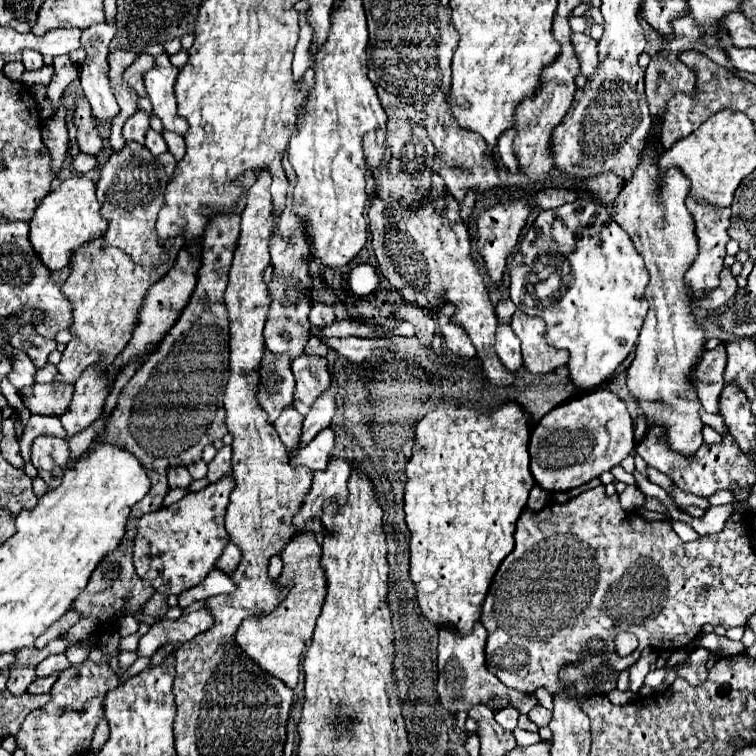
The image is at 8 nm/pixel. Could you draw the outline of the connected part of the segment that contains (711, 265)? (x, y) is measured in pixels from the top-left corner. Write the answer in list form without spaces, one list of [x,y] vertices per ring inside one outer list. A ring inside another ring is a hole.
[[[690,196],[686,200],[686,206],[690,214],[694,216],[694,226],[696,226],[696,238],[698,238],[698,258],[692,264],[692,268],[686,272],[686,286],[692,290],[692,300],[702,298],[702,294],[714,290],[720,280],[720,270],[724,268],[722,260],[724,256],[735,256],[740,250],[738,242],[730,240],[728,236],[728,226],[730,226],[730,208],[710,208],[704,204],[696,204]],[[728,240],[730,240],[728,242]]]

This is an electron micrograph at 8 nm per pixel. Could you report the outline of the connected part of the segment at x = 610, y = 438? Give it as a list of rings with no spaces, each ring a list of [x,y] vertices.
[[[596,390],[560,404],[536,424],[528,444],[530,472],[548,492],[572,490],[620,464],[632,450],[634,422],[626,404],[608,390]]]

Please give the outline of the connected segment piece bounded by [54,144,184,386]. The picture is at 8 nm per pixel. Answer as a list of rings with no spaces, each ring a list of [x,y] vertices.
[[[126,144],[100,170],[96,196],[102,204],[100,214],[108,220],[108,232],[78,248],[70,258],[70,276],[60,292],[72,304],[72,340],[62,352],[54,382],[74,386],[88,366],[98,364],[102,366],[98,370],[104,374],[128,344],[148,288],[174,266],[184,246],[182,236],[168,242],[158,242],[156,236],[156,218],[164,204],[166,184],[168,176],[164,168],[156,168],[156,158],[142,144]]]

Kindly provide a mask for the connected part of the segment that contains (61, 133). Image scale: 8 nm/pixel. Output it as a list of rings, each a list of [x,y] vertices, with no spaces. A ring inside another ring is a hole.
[[[60,106],[58,110],[58,118],[56,120],[46,120],[44,122],[44,128],[42,128],[42,142],[46,144],[48,152],[50,152],[50,166],[52,166],[52,172],[58,176],[62,164],[64,164],[64,158],[66,158],[66,152],[68,152],[68,132],[66,132],[66,110],[64,106]]]

